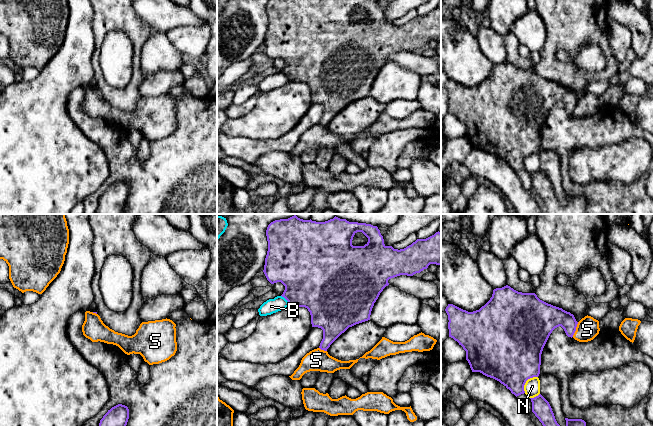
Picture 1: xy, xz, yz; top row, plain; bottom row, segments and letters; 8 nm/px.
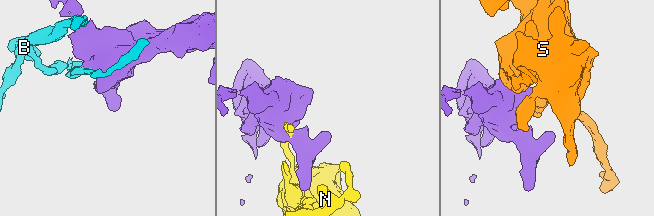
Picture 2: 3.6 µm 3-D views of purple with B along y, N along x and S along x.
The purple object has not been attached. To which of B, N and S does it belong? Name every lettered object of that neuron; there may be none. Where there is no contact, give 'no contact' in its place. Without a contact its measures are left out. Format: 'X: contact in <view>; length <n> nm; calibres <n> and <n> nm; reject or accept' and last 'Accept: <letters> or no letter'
B: contact in xz; length 100 nm; calibres 440 and 120 nm; reject
N: contact in yz; length 170 nm; calibres 480 and 130 nm; reject
S: contact in yz; length 130 nm; calibres 220 and 180 nm; accept
Accept: S

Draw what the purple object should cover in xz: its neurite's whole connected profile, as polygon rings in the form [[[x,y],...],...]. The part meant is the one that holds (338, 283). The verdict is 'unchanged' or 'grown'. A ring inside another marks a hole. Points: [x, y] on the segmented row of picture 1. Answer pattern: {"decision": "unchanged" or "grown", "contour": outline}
{"decision": "grown", "contour": [[[294,215],[271,222],[266,236],[268,251],[263,272],[267,280],[271,284],[281,282],[285,286],[281,296],[291,306],[307,308],[312,327],[323,330],[320,346],[302,358],[299,367],[289,376],[292,380],[300,380],[310,371],[334,373],[340,369],[350,369],[359,359],[338,360],[328,354],[330,345],[349,327],[370,320],[374,303],[389,285],[389,279],[400,275],[413,276],[430,264],[441,265],[439,231],[398,250],[384,244],[377,226],[349,222],[336,216],[325,222],[316,222]],[[357,232],[362,232],[368,238],[364,246],[352,245]]]}

